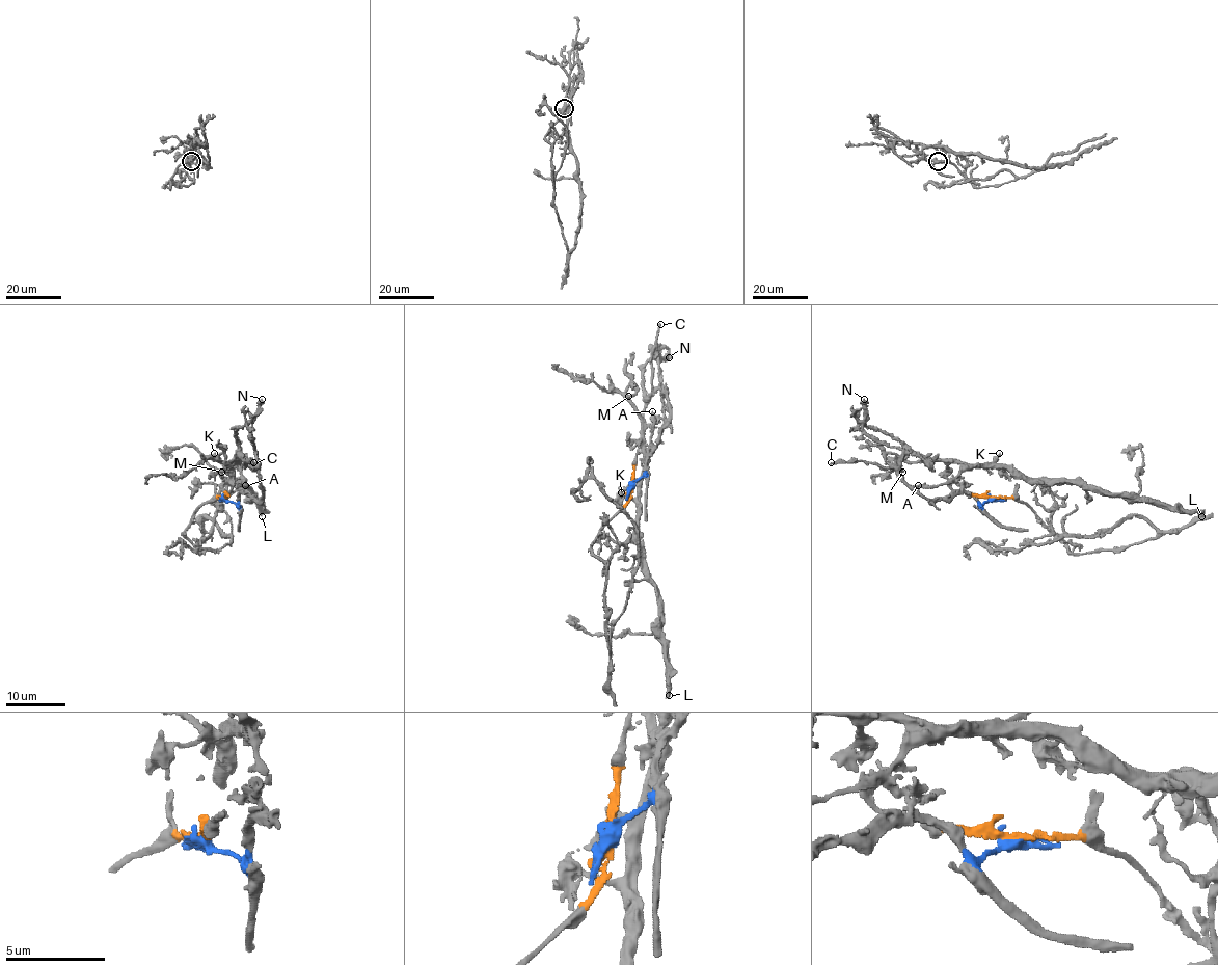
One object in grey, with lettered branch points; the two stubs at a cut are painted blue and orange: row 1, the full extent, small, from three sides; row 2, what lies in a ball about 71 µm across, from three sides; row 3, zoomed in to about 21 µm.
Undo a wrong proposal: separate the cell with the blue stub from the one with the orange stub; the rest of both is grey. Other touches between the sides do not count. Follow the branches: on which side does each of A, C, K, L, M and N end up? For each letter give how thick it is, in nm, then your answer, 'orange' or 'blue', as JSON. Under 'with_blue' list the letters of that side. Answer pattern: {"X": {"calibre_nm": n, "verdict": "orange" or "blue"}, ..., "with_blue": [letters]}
{"A": {"calibre_nm": 300, "verdict": "blue"}, "C": {"calibre_nm": 240, "verdict": "blue"}, "K": {"calibre_nm": 280, "verdict": "blue"}, "L": {"calibre_nm": 400, "verdict": "blue"}, "M": {"calibre_nm": 240, "verdict": "blue"}, "N": {"calibre_nm": 440, "verdict": "blue"}, "with_blue": ["A", "C", "K", "L", "M", "N"]}

